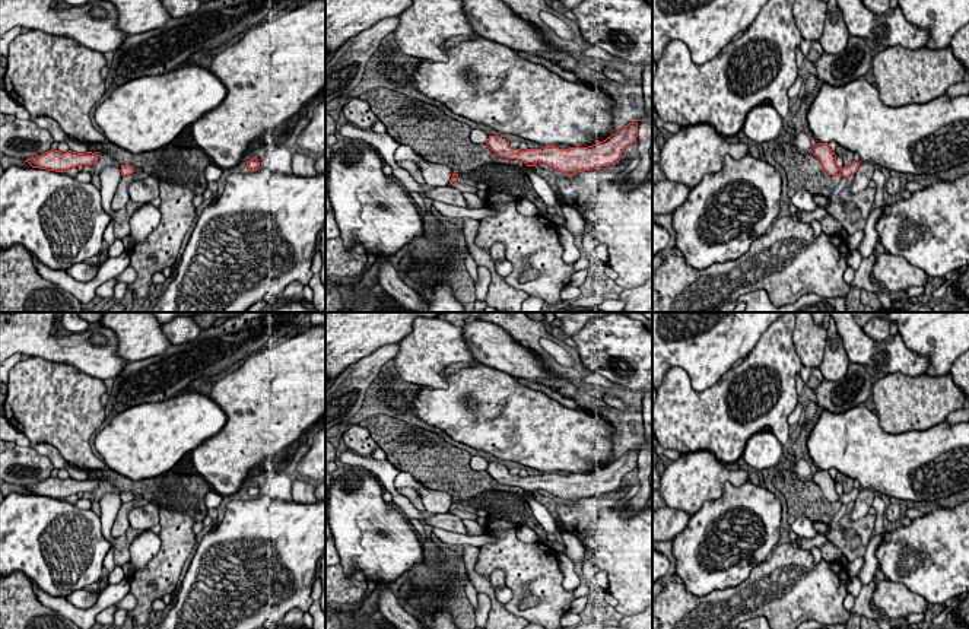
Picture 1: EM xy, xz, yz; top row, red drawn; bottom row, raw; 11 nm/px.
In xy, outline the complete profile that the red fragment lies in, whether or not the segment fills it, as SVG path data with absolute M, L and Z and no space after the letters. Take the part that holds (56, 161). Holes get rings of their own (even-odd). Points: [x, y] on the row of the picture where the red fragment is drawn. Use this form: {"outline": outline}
{"outline": "M51 149L44 155L26 159L25 162L28 162L32 168L66 172L67 169L76 168L79 165L96 163L99 155L99 152L76 153L72 150L61 153L60 150Z"}

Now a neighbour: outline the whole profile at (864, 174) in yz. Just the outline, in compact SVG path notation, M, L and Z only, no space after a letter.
M860 162L860 166L855 172L854 182L851 185L851 193L857 194L862 190L865 190L873 180L873 172L874 172L876 165L870 162Z

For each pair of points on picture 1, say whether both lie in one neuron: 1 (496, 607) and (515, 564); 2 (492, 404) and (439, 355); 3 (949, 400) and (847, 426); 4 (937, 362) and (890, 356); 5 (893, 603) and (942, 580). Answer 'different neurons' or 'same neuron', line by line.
1: different neurons
2: different neurons
3: different neurons
4: different neurons
5: different neurons

